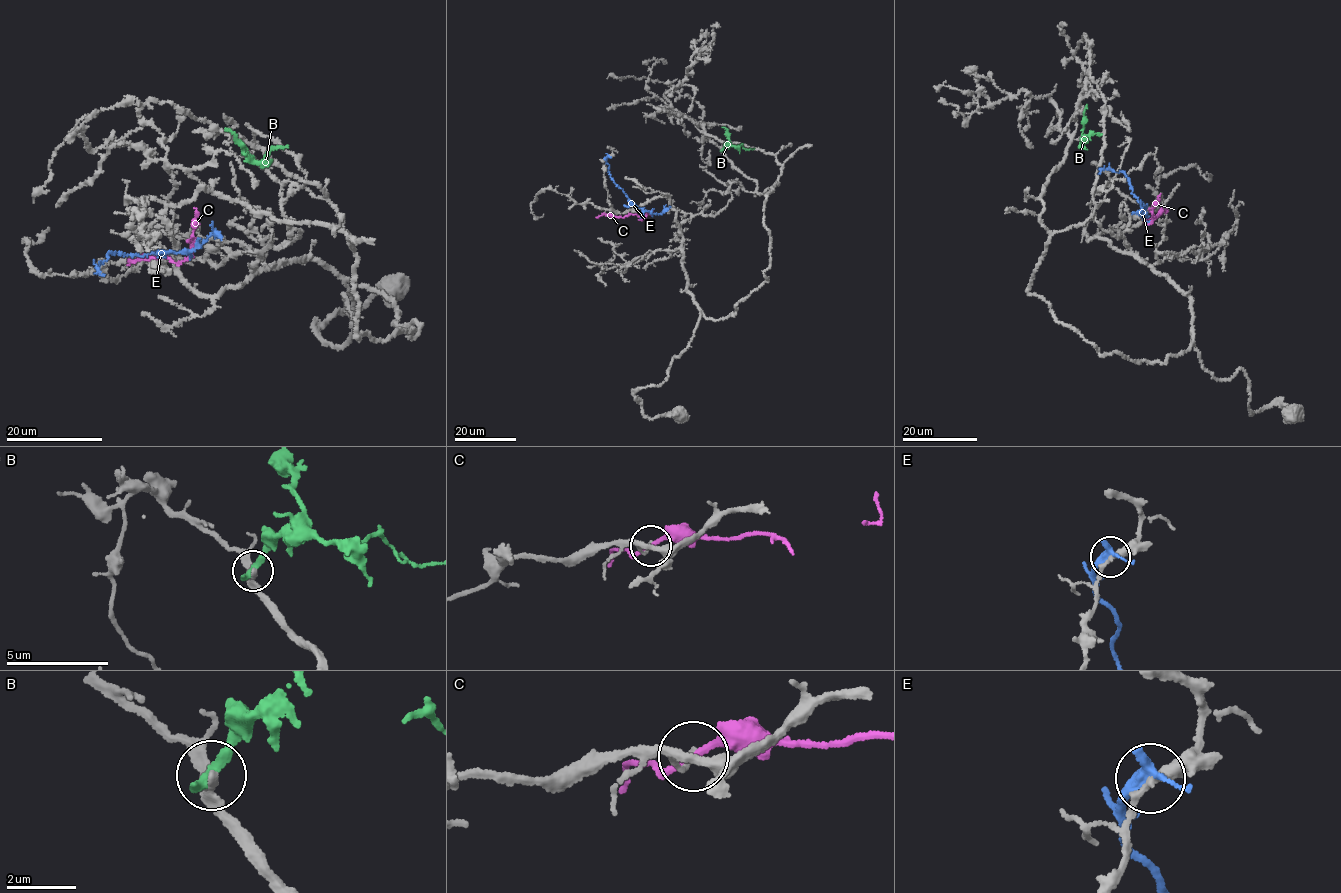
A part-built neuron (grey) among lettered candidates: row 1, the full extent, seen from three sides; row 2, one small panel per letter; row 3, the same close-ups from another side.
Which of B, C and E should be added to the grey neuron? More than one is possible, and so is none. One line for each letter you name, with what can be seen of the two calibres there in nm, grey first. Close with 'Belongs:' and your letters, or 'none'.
Belongs: none

